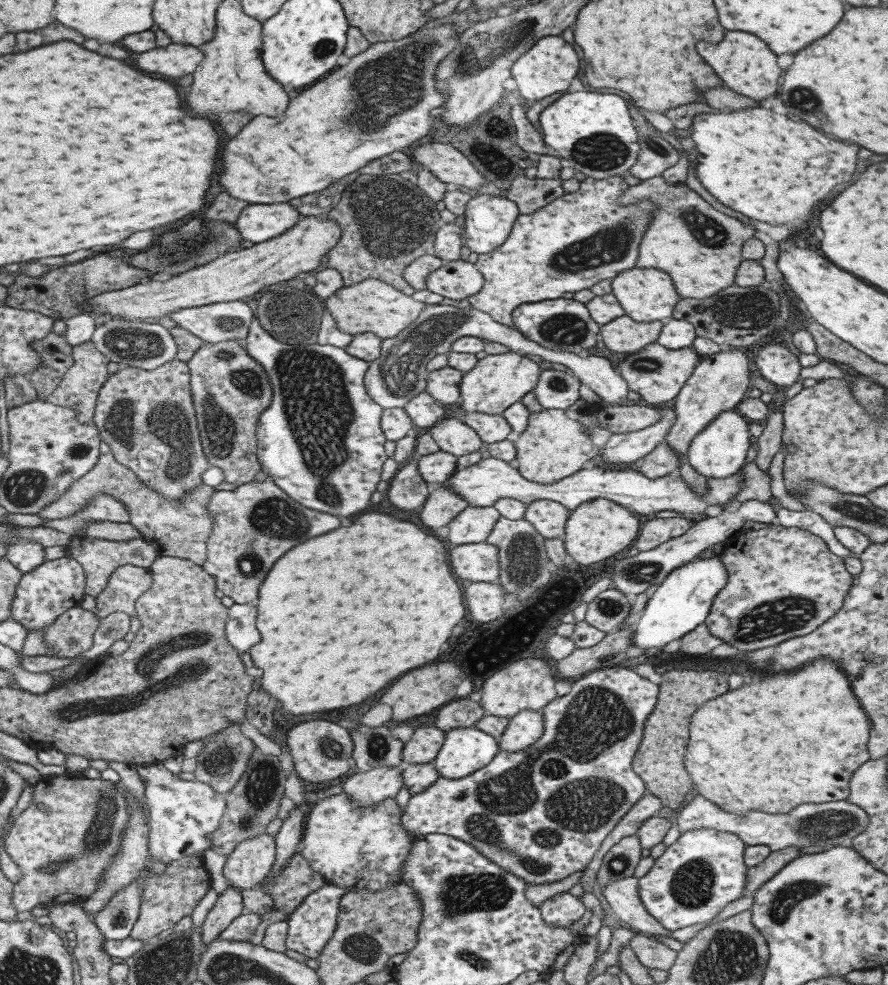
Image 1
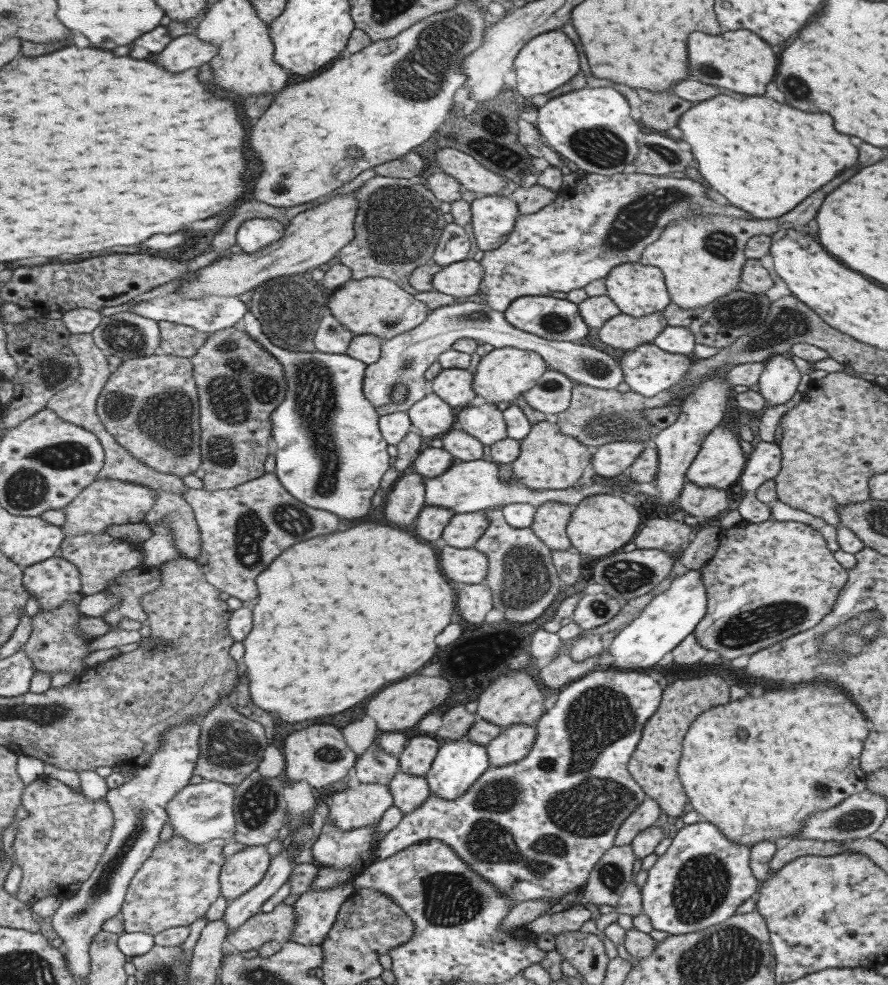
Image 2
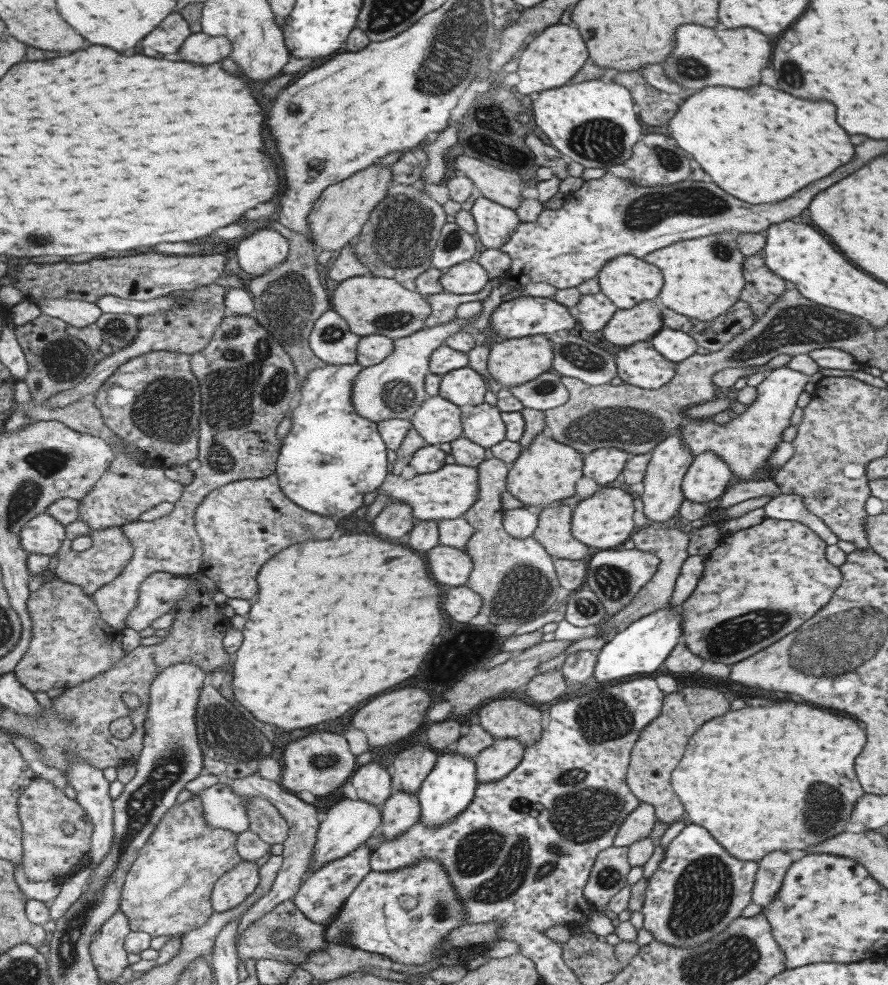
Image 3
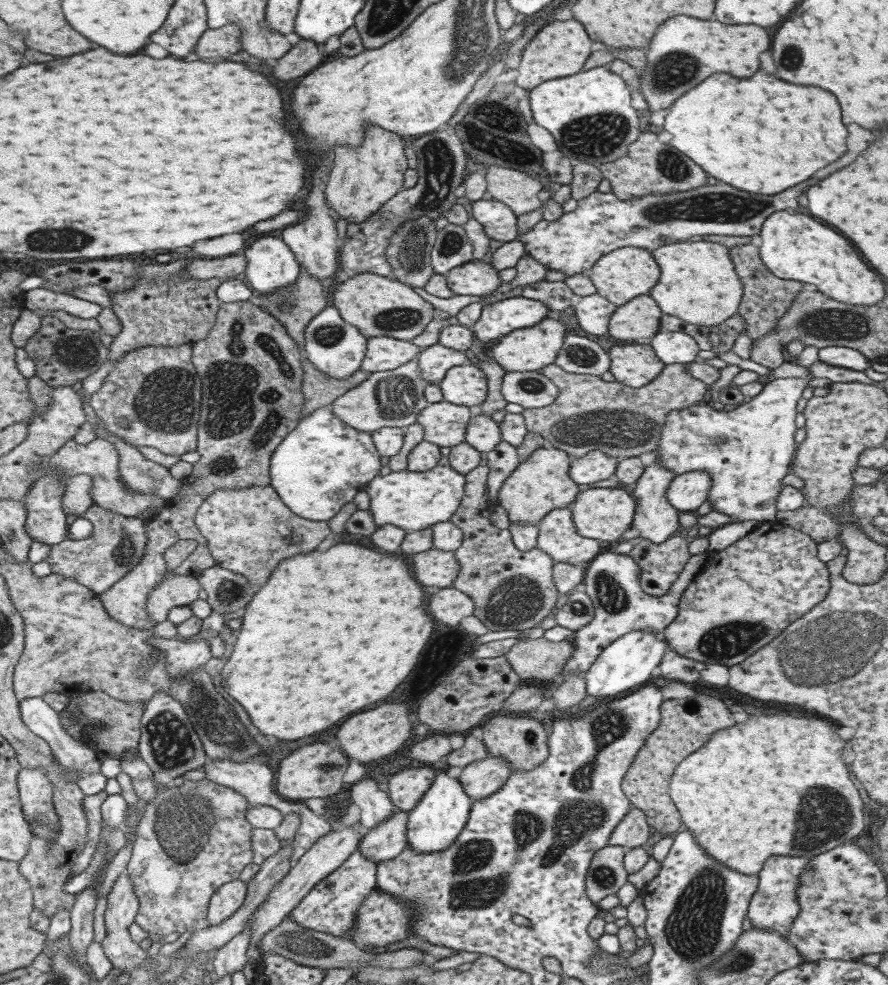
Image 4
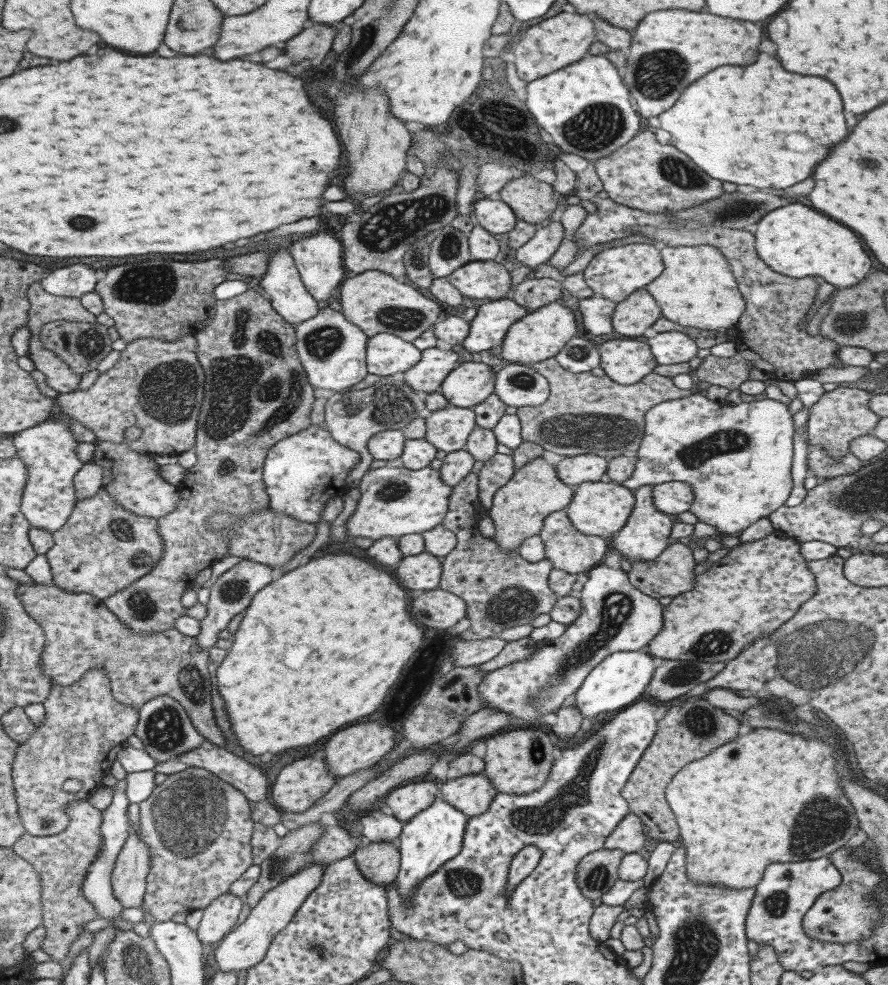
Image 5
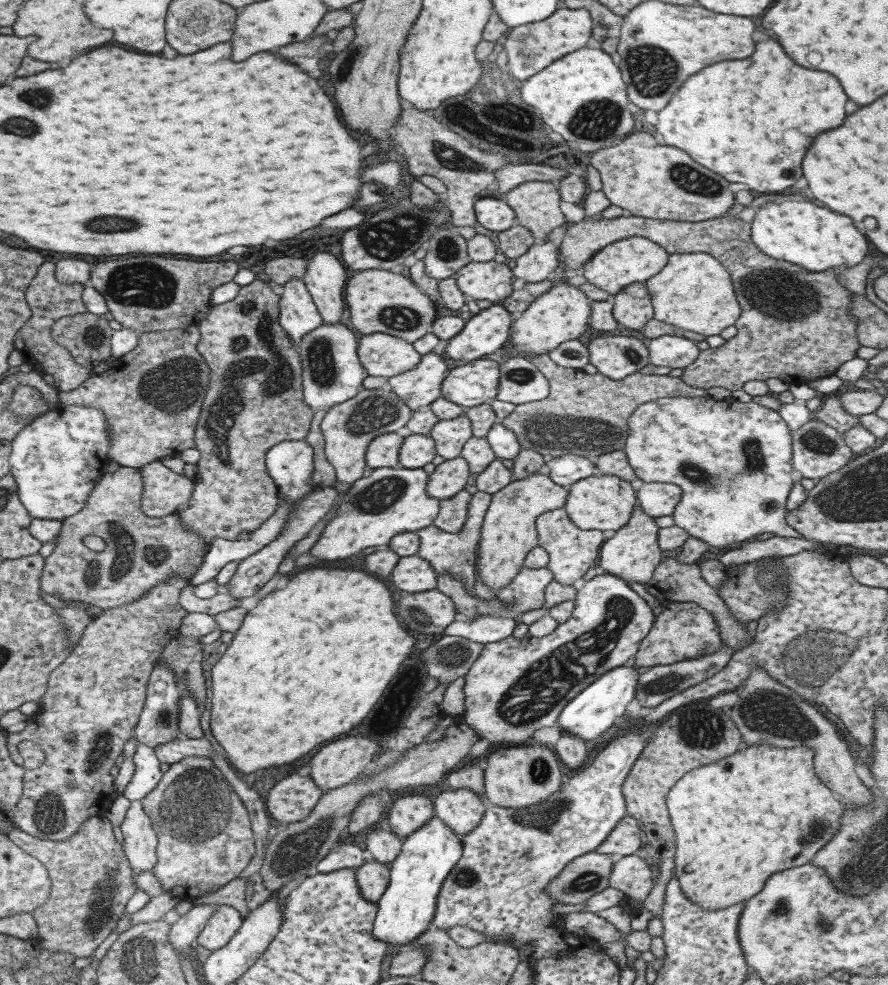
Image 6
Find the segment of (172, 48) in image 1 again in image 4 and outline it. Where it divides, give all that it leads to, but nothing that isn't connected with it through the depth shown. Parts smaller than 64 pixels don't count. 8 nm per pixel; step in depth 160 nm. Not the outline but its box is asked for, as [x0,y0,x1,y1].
[195,23,241,60]

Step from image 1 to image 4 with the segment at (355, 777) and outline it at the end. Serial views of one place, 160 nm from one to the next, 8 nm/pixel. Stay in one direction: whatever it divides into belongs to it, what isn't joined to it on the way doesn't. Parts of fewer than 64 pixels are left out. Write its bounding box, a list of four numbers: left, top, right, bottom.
[245,822,362,962]

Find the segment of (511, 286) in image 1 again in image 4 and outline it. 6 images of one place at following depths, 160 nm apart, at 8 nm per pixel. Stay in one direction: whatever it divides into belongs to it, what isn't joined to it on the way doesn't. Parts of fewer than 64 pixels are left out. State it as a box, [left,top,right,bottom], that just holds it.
[516,154,851,276]

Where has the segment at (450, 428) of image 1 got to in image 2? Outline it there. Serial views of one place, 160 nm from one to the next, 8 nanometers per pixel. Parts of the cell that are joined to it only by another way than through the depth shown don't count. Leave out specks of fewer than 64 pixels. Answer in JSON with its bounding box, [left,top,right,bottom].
[440,427,484,462]

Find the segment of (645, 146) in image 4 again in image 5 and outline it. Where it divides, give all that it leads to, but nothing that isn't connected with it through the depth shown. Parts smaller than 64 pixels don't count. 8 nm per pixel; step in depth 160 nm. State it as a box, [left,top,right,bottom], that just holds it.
[593,131,725,213]

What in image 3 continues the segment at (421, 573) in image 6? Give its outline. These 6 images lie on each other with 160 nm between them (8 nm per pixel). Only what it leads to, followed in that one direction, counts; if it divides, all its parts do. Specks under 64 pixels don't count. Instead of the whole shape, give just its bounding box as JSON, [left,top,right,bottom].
[425,545,472,587]

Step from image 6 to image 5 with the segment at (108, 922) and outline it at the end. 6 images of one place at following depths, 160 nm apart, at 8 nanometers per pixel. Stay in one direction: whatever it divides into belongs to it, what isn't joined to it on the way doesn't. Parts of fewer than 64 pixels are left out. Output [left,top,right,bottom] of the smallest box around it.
[11,799,102,962]

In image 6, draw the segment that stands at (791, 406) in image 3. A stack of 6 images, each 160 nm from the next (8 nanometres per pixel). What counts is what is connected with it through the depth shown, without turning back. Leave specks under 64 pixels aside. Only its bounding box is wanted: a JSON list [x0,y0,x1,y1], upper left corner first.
[622,396,801,552]

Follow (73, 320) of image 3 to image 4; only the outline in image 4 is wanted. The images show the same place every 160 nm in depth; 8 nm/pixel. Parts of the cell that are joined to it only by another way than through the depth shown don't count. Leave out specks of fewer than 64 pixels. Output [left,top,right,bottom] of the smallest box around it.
[22,288,102,319]

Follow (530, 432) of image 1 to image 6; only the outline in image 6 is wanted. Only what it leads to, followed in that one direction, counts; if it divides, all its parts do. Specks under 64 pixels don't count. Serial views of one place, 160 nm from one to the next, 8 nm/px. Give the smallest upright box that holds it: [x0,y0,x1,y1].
[475,471,567,592]

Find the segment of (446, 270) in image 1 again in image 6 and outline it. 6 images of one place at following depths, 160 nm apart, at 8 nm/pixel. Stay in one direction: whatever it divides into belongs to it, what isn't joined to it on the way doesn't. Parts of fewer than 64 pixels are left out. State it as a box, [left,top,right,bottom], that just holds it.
[453,261,515,304]

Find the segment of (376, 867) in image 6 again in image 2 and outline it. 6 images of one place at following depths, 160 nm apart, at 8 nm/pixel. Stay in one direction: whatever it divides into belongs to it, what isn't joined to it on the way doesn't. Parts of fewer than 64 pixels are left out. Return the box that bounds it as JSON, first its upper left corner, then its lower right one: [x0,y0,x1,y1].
[387,771,430,815]

